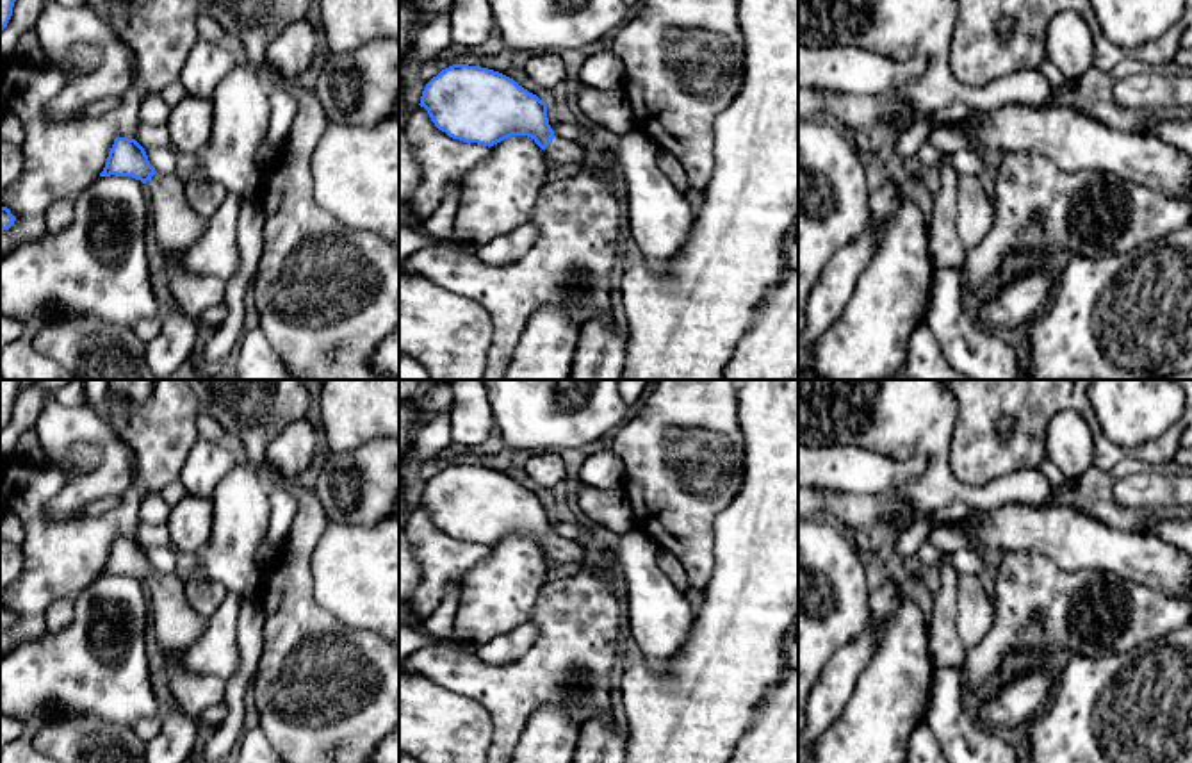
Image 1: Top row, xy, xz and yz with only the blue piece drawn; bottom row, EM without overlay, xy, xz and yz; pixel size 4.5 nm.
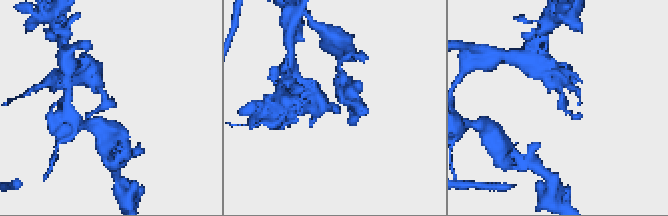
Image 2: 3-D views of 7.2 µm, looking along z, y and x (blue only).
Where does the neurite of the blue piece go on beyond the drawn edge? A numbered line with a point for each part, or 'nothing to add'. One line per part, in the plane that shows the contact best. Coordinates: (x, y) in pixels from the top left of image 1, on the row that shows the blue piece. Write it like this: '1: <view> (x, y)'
1: xz (560, 150)

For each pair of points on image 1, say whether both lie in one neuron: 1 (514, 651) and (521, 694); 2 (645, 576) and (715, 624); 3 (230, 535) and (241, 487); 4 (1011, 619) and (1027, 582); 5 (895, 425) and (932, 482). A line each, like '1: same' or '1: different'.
1: different
2: different
3: same
4: same
5: same

